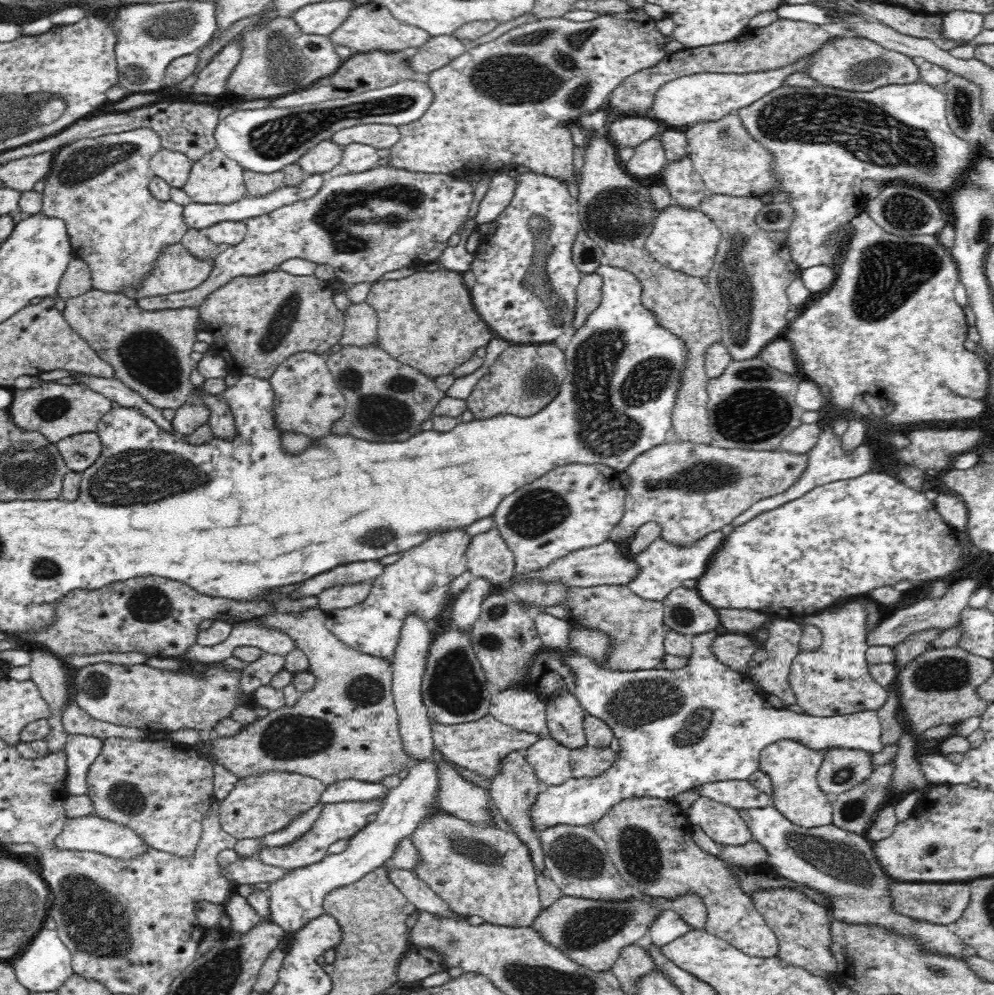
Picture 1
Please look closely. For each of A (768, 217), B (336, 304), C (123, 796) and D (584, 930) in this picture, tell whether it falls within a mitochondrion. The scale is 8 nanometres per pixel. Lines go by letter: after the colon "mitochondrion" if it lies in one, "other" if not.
A: mitochondrion
B: other
C: mitochondrion
D: mitochondrion

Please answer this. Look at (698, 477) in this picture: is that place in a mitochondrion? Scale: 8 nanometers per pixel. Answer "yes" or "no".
yes

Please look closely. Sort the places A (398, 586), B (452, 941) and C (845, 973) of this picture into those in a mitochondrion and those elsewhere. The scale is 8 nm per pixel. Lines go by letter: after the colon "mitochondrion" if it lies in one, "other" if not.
A: other
B: mitochondrion
C: other

